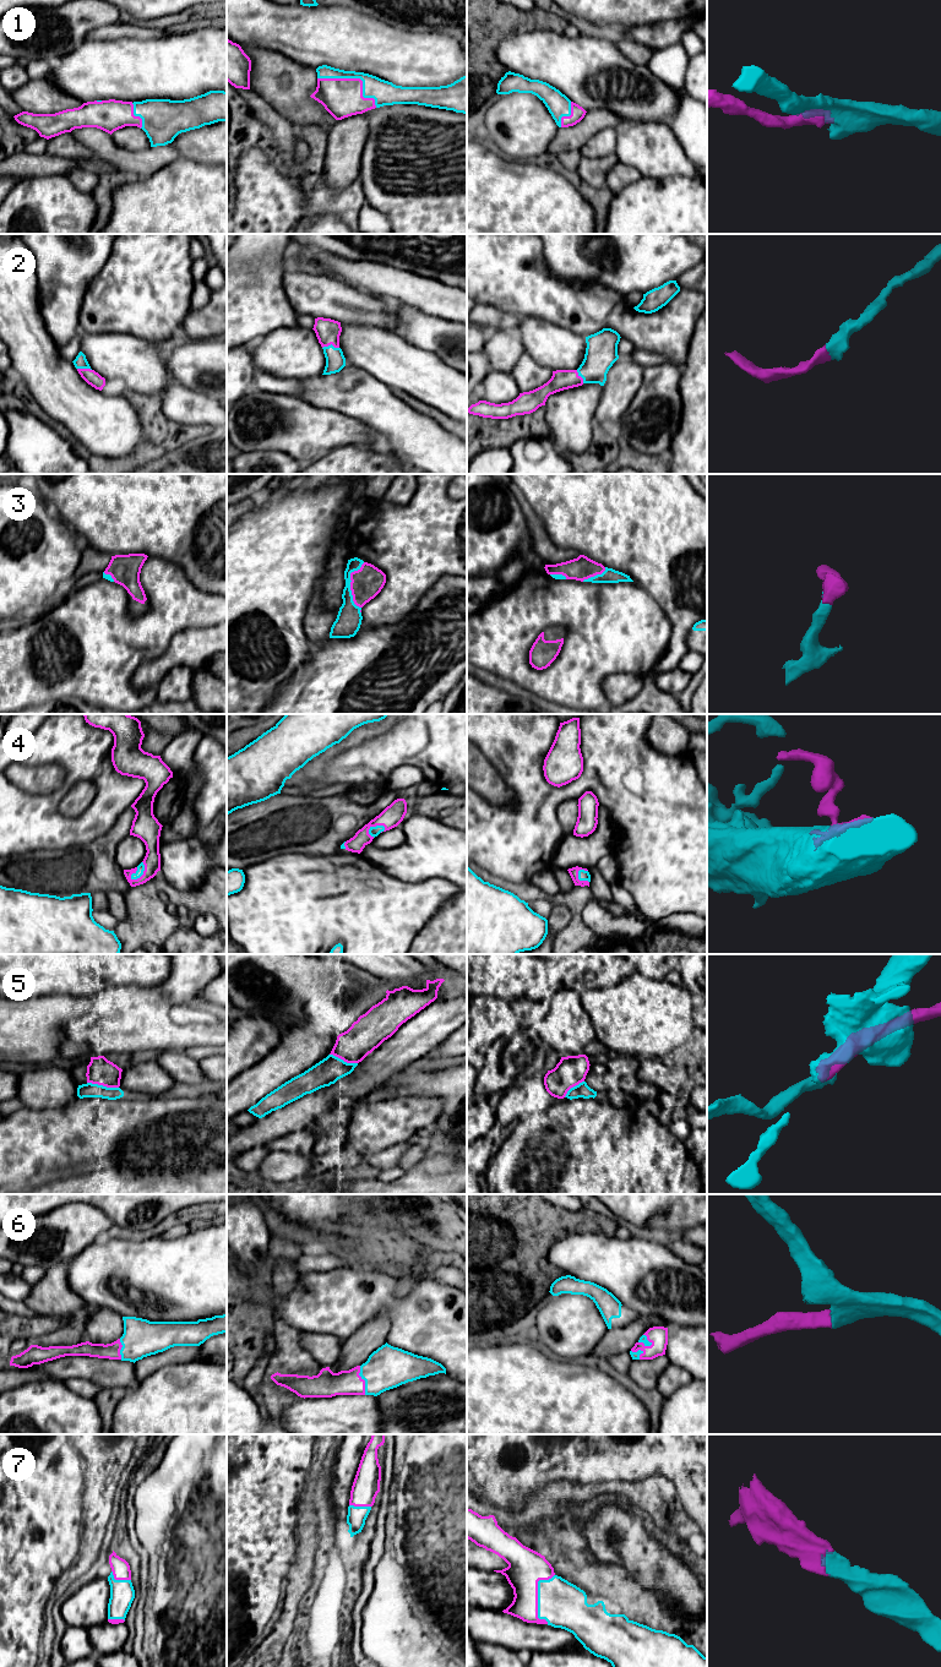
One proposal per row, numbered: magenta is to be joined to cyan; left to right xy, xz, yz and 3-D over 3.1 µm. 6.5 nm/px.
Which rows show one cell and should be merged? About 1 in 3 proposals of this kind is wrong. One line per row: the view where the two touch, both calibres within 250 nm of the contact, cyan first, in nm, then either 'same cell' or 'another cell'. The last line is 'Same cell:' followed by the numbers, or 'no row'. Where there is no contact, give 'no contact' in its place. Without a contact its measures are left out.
1: xz | 160/260 nm | same cell
2: xz | 130/160 nm | same cell
3: xz | 170/200 nm | same cell
4: xy | 50/110 nm | same cell
5: xy | 100/170 nm | another cell
6: xz | 280/170 nm | same cell
7: yz | 300/240 nm | same cell
Same cell: 1, 2, 3, 4, 6, 7

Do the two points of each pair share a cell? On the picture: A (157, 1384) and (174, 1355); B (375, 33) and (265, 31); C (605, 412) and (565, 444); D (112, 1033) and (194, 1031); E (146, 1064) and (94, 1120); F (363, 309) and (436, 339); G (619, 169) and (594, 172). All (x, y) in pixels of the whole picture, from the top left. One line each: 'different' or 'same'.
A: different
B: same
C: different
D: same
E: different
F: different
G: different

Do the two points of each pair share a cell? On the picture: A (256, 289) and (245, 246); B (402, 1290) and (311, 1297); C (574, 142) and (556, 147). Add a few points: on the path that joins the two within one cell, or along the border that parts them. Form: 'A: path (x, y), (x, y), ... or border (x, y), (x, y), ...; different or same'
A: path (251, 278), (251, 257); same
B: border (423, 1279), (407, 1294), (402, 1296), (395, 1294); different
C: path (570, 142), (560, 143); same

